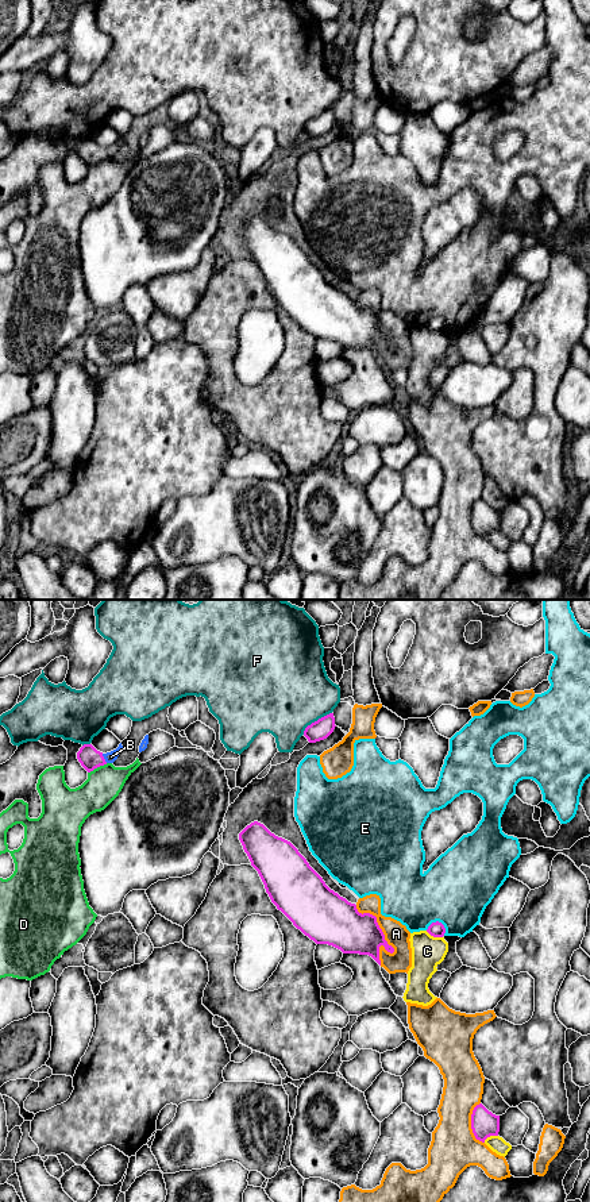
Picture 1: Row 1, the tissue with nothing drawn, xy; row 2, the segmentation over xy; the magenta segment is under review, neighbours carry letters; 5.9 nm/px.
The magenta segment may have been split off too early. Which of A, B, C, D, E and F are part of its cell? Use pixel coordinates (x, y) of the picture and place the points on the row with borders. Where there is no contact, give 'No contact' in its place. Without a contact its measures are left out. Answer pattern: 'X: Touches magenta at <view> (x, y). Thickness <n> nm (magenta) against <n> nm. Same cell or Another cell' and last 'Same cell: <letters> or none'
A: Touches magenta at xy (384, 939). Thickness 260 nm (magenta) against 140 nm. Another cell
B: Touches magenta at xy (103, 758). Thickness 130 nm (magenta) against 70 nm. Same cell
C: Touches magenta at xy (434, 936). Thickness 90 nm (magenta) against 190 nm. Another cell
D: Touches magenta at xy (97, 766). Thickness 130 nm (magenta) against 200 nm. Another cell
E: Touches magenta at xy (438, 921). Thickness 90 nm (magenta) against 420 nm. Another cell
F: Touches magenta at xy (315, 721). Thickness 120 nm (magenta) against 500 nm. Another cell
Same cell: B

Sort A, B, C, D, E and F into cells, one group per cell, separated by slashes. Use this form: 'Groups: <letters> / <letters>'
Groups: A / B / C / D / E / F

